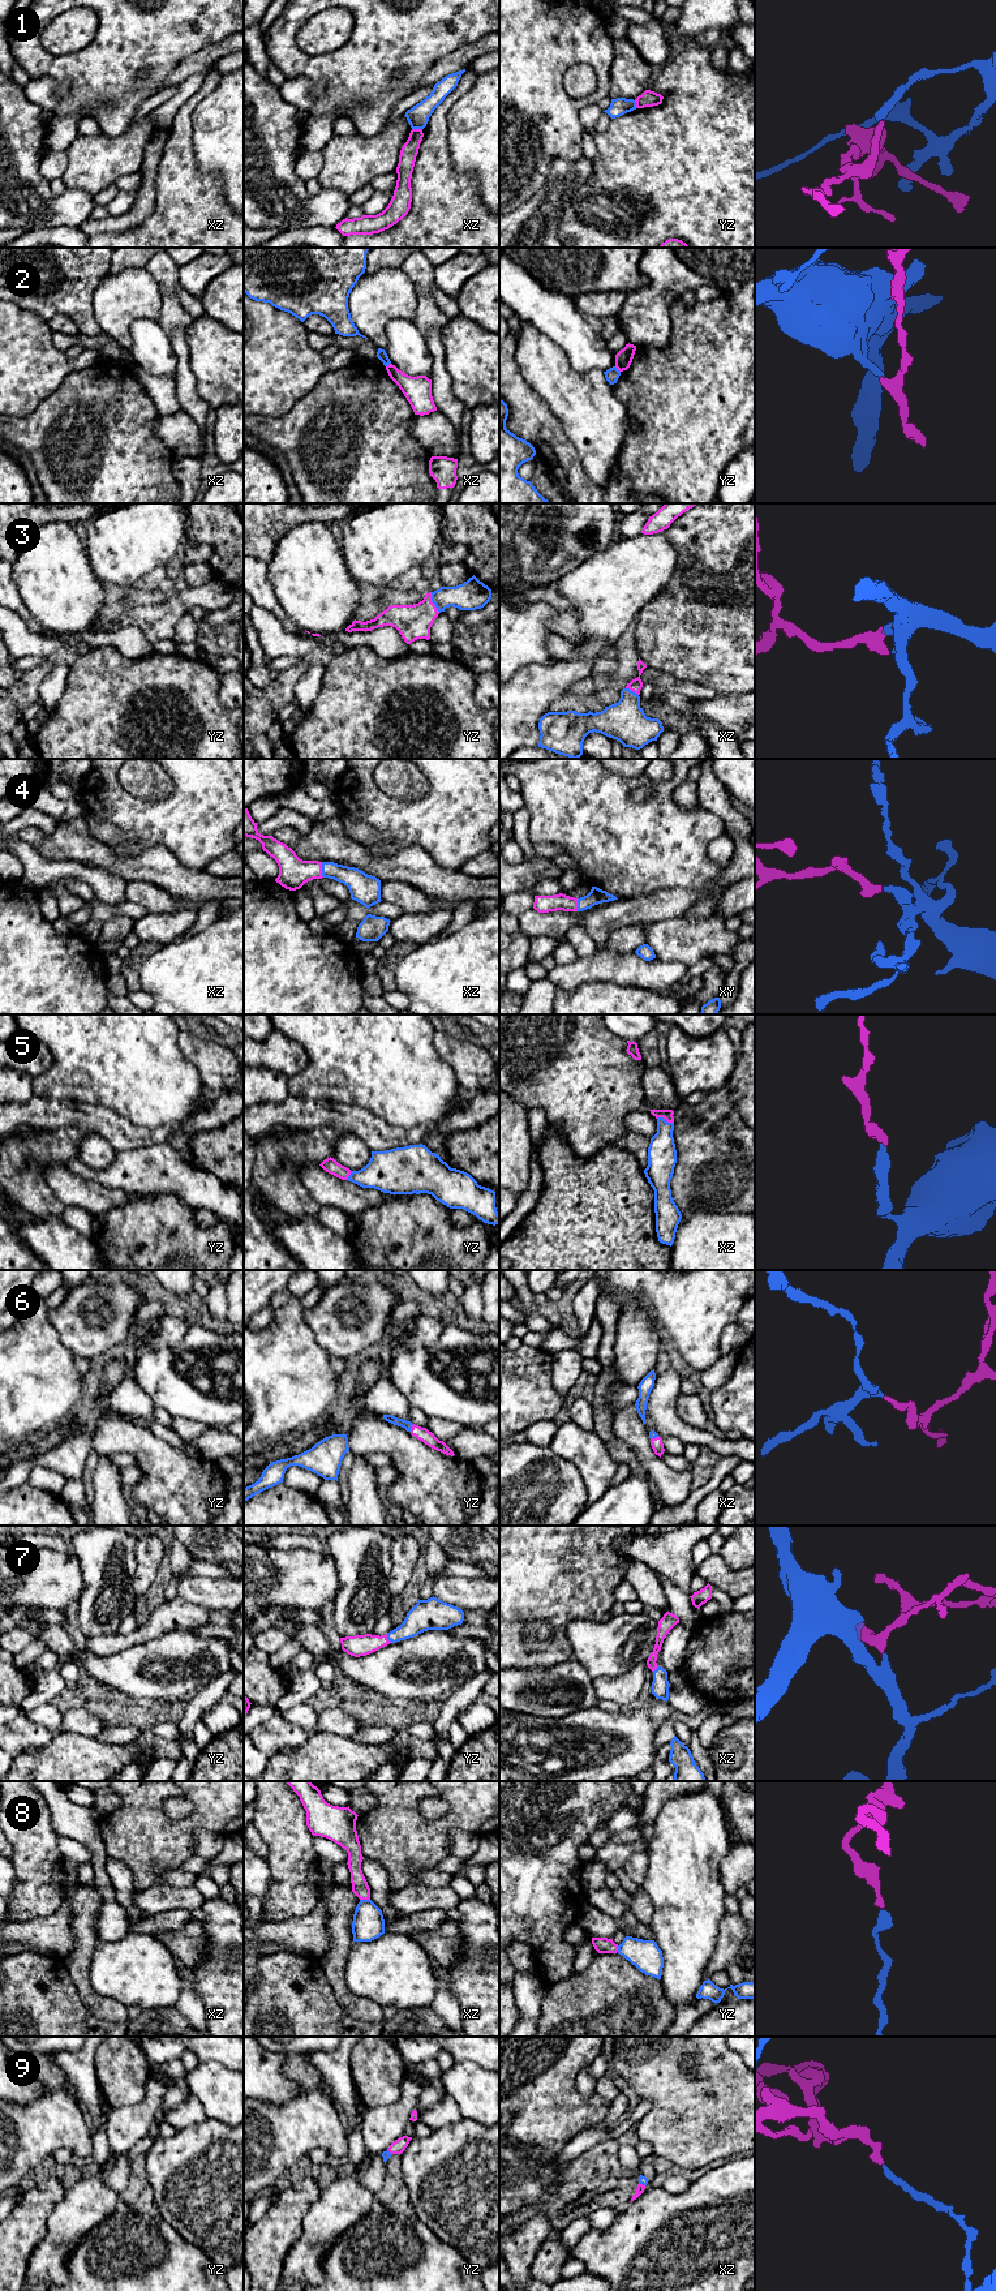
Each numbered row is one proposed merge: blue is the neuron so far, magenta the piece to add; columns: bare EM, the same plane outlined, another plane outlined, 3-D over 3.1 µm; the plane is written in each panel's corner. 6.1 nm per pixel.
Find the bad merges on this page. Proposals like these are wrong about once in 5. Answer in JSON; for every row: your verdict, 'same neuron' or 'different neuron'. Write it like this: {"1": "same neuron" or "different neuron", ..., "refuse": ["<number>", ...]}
{"1": "different neuron", "2": "different neuron", "3": "same neuron", "4": "same neuron", "5": "same neuron", "6": "same neuron", "7": "same neuron", "8": "same neuron", "9": "same neuron", "refuse": ["1", "2"]}

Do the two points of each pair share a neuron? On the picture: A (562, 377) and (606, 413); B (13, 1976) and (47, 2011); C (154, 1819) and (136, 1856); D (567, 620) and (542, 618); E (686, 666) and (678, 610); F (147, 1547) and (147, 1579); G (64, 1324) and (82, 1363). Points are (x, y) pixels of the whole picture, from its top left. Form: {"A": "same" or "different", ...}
{"A": "same", "B": "same", "C": "same", "D": "different", "E": "same", "F": "same", "G": "different"}

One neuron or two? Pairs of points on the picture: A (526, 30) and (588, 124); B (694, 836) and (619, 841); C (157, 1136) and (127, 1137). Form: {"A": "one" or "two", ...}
{"A": "two", "B": "one", "C": "one"}

